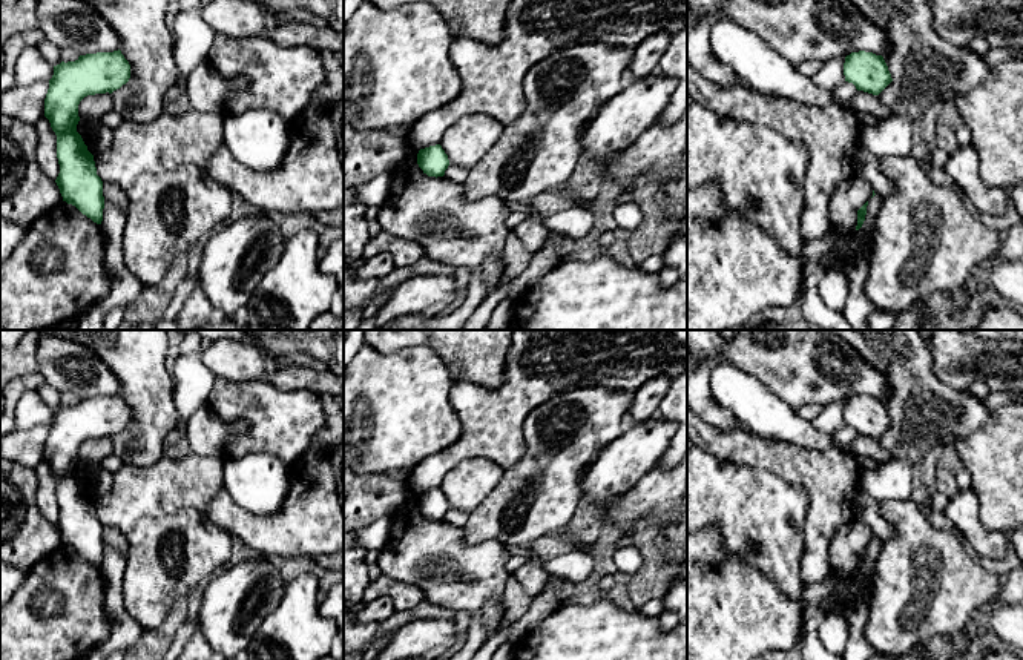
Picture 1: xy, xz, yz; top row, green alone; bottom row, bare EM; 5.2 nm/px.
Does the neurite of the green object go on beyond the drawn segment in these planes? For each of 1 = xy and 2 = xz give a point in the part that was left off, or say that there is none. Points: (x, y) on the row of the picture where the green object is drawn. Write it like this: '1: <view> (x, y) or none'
1: none
2: none

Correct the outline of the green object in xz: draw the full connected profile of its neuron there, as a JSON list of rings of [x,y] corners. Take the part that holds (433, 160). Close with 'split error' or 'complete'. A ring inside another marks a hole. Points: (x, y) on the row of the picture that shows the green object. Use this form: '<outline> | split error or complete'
[[[440,144],[420,149],[417,164],[428,177],[443,177],[449,166],[448,155]]] | complete

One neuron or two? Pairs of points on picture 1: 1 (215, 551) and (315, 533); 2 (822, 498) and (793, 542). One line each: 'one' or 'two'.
1: two
2: two

